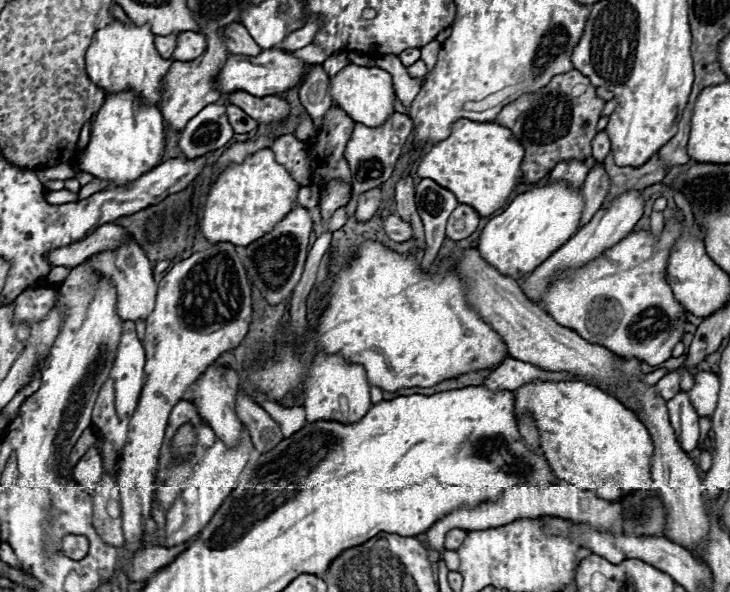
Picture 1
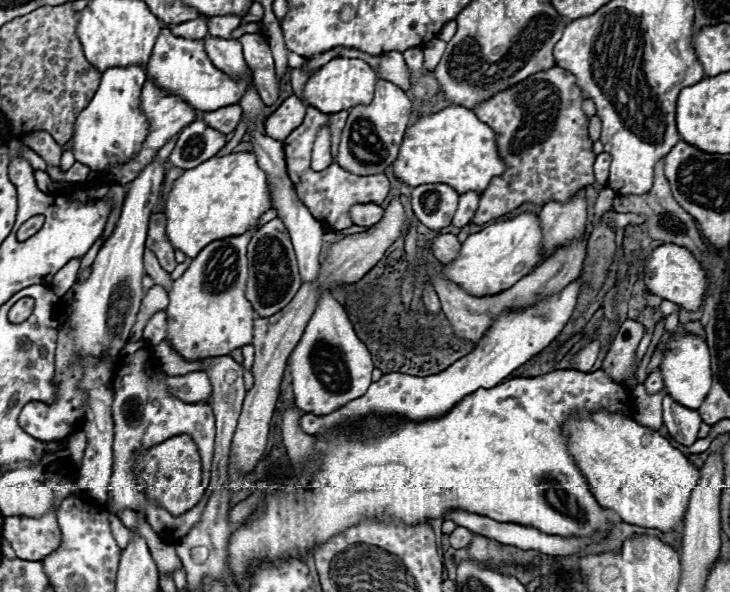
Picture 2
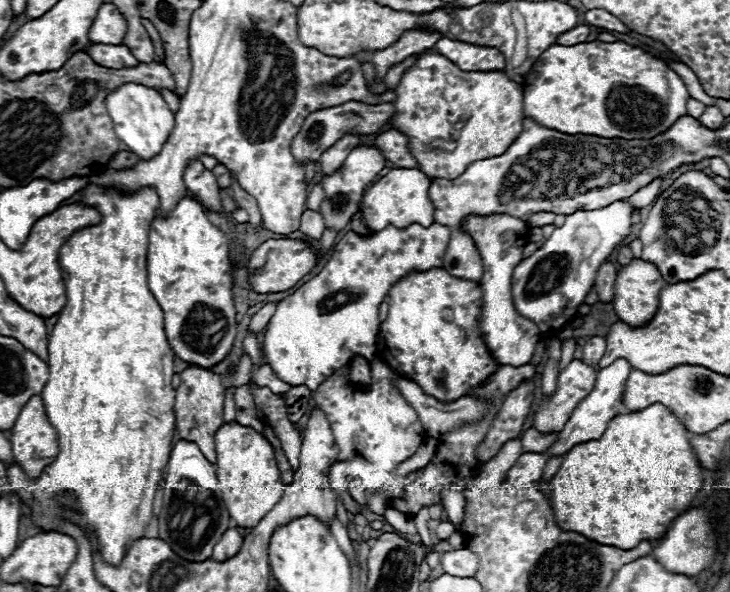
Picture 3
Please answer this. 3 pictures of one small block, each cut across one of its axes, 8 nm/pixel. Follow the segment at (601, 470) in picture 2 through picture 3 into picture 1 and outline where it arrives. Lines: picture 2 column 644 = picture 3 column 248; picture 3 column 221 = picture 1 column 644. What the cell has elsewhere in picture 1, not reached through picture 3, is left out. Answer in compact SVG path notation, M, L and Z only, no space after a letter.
M534 380L514 390L514 416L520 422L524 414L530 414L538 432L540 432L540 450L548 460L554 476L564 484L586 488L604 500L618 500L624 492L646 490L652 484L650 476L650 456L654 452L652 440L644 424L630 412L622 402L602 392L596 386L586 382L550 382L550 380Z

